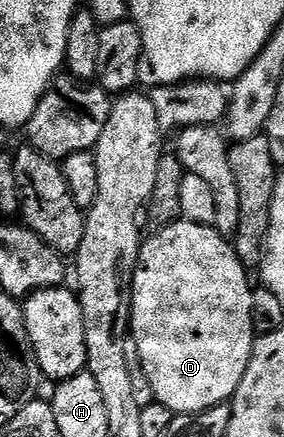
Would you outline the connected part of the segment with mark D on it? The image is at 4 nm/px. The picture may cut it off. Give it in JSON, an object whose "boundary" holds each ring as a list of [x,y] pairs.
{"boundary":[[[175,221],[165,224],[150,240],[141,244],[138,252],[138,265],[134,268],[134,278],[130,281],[130,330],[132,347],[136,350],[136,358],[142,363],[144,373],[148,377],[148,385],[152,385],[152,393],[157,402],[163,403],[175,415],[200,415],[213,407],[229,404],[233,399],[240,381],[244,377],[244,369],[252,355],[252,345],[256,338],[252,325],[252,282],[248,276],[248,268],[242,264],[240,257],[234,252],[234,244],[227,236],[220,234],[215,227],[205,223],[187,223]]]}

